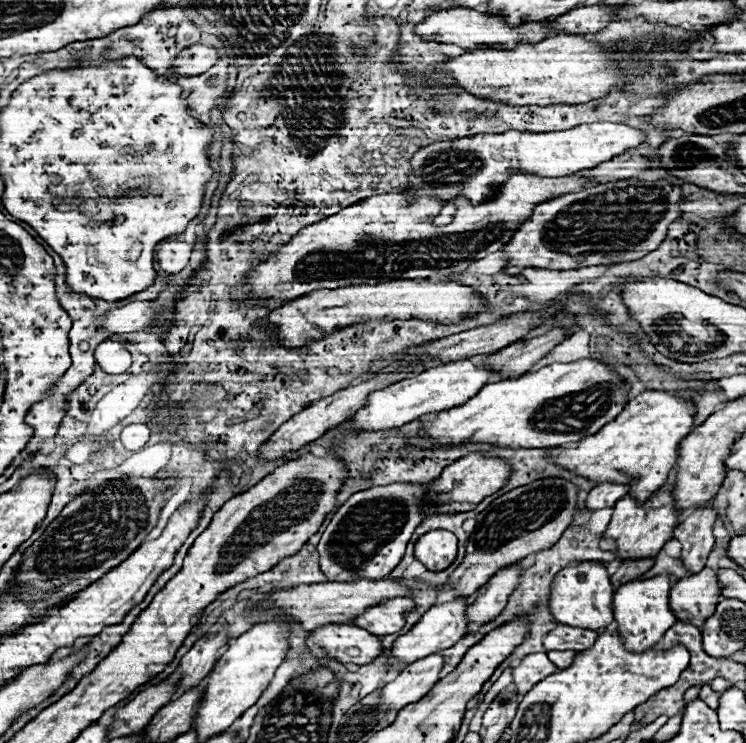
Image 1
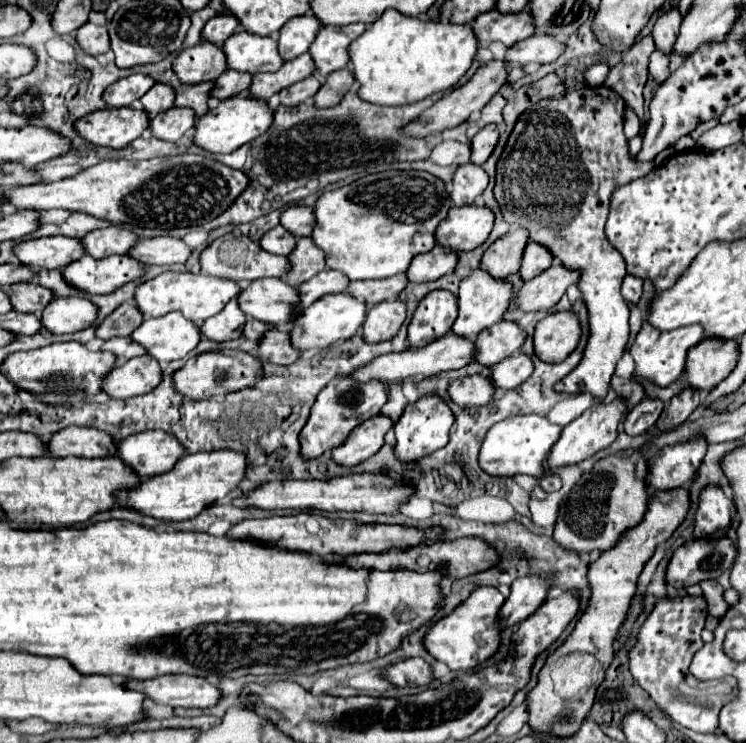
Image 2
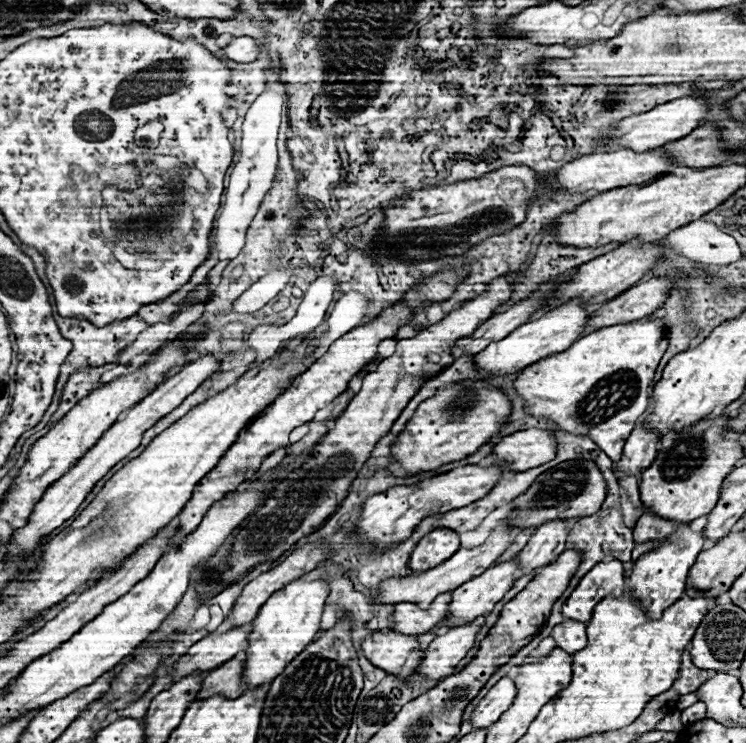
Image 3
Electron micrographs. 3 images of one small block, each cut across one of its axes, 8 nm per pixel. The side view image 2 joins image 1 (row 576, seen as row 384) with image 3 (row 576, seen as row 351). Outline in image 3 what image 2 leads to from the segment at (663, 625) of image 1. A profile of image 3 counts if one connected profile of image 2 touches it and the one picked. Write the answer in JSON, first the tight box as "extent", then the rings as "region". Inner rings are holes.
{"extent":[630,524,704,618],"region":[[[678,524],[676,532],[670,534],[662,546],[654,548],[652,552],[640,556],[634,562],[634,570],[630,576],[632,582],[632,594],[634,598],[642,598],[642,606],[646,606],[646,610],[650,610],[650,618],[658,618],[658,614],[662,614],[662,610],[666,606],[672,606],[686,590],[686,582],[688,582],[688,572],[692,568],[692,564],[696,562],[698,554],[704,550],[704,534],[696,534],[690,530],[690,524]]]}

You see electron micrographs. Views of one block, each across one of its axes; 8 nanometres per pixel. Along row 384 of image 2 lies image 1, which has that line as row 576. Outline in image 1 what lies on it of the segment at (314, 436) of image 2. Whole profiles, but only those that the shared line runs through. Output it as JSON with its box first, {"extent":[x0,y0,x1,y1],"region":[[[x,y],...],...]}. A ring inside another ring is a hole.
{"extent":[318,484,428,582],"region":[[[390,484],[352,494],[322,532],[318,552],[320,570],[330,582],[356,582],[362,578],[386,578],[402,560],[406,544],[426,514],[424,494],[428,486]]]}

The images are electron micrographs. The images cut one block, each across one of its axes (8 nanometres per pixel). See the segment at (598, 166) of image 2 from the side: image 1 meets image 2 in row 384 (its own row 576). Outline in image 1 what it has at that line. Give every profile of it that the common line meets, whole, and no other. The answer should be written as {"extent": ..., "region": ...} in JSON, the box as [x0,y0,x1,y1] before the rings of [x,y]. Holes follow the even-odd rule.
{"extent":[550,562,614,628],"region":[[[584,562],[582,566],[572,566],[560,570],[554,576],[550,590],[550,612],[556,622],[566,626],[582,626],[582,628],[606,628],[612,624],[612,594],[614,588],[610,584],[610,576],[600,562]]]}

